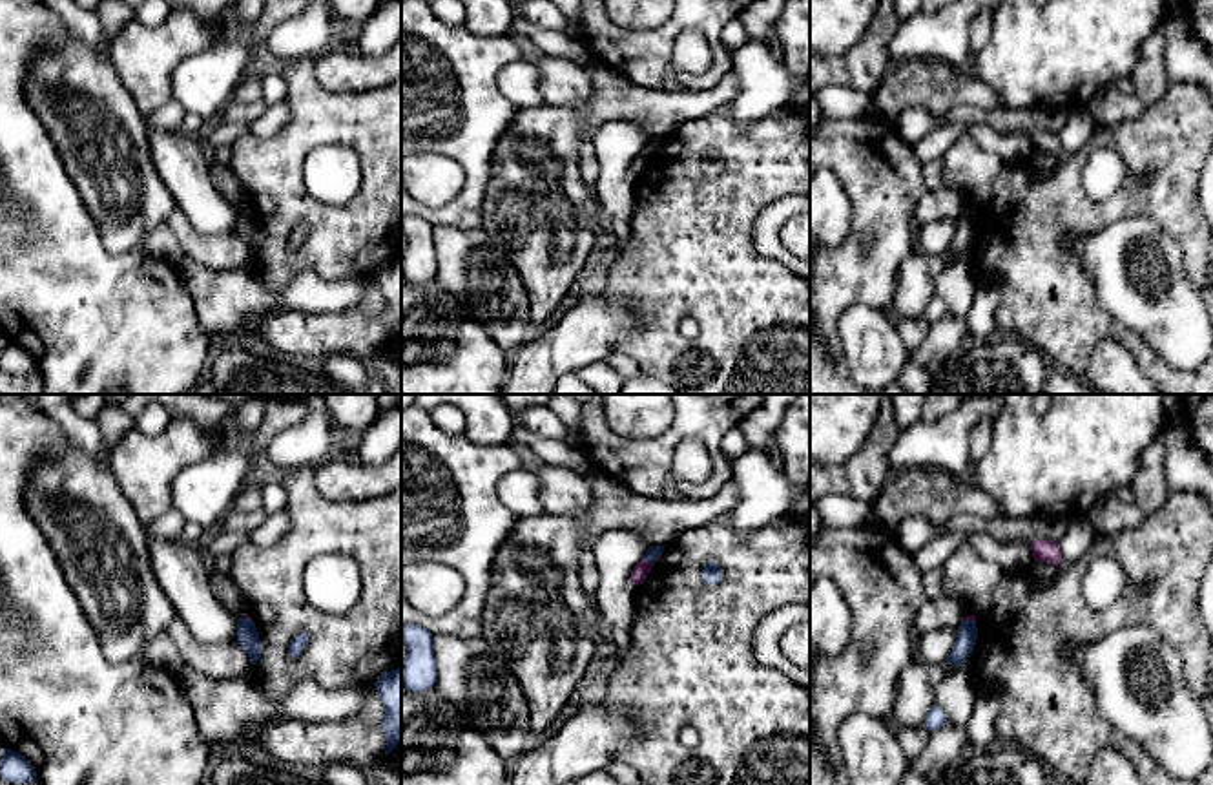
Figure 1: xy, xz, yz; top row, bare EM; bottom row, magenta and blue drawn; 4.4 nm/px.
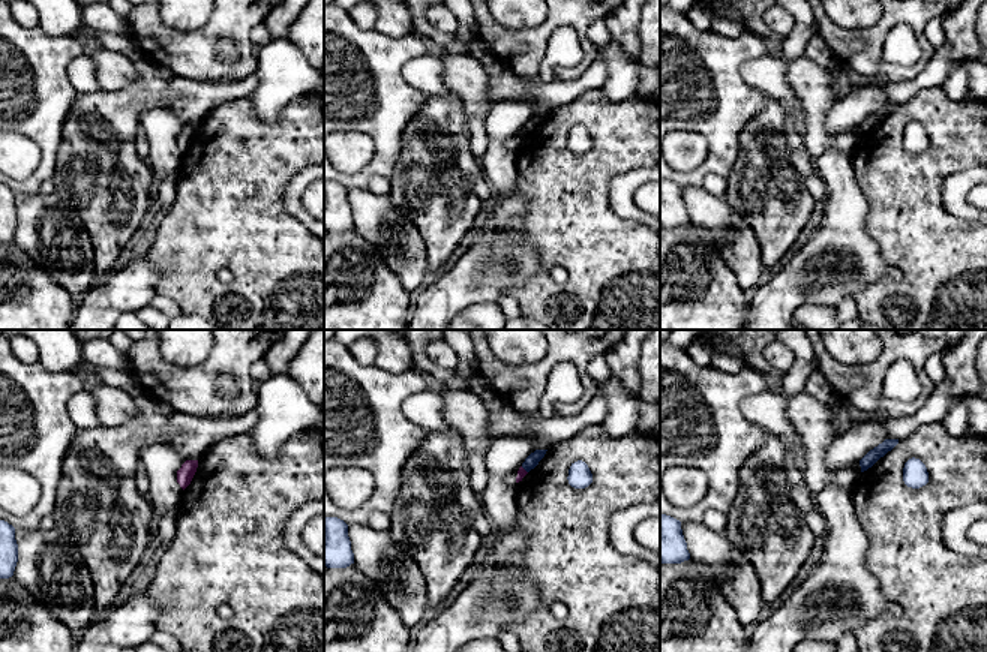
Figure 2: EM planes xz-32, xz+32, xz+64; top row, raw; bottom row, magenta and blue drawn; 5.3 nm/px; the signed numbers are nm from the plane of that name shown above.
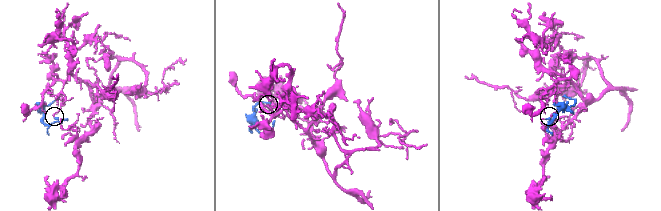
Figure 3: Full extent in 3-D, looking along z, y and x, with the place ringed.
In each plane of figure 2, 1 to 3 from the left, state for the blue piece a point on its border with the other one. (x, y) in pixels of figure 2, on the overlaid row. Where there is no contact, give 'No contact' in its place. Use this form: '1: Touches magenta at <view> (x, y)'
1: No contact
2: Touches magenta at xz+32 (524, 469)
3: No contact

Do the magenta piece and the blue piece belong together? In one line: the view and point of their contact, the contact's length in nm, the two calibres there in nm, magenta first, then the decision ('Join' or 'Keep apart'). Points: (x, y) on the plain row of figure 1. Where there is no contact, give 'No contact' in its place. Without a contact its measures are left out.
Touches magenta at xz (650, 156). Shared border 70 nm. Thickness 70 nm (magenta) against 60 nm. Keep apart

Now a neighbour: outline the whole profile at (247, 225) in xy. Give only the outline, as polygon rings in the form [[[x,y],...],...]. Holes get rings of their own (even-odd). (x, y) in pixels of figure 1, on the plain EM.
[[[237,210],[237,234],[248,245],[252,257],[261,250],[263,234],[254,212]]]

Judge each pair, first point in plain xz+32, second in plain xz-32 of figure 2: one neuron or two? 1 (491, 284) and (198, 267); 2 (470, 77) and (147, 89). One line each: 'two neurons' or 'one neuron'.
1: two neurons
2: two neurons

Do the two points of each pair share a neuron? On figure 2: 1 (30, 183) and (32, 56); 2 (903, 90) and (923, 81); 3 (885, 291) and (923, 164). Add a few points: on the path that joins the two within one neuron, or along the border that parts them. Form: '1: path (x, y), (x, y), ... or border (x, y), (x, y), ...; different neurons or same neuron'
1: path (47, 152), (47, 132), (41, 119), (38, 87); same neuron
2: path (908, 89), (918, 83); same neuron
3: path (914, 267), (914, 198); same neuron

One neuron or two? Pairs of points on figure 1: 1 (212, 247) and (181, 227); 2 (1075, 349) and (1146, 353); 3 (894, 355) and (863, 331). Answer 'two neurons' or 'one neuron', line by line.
1: one neuron
2: one neuron
3: one neuron

